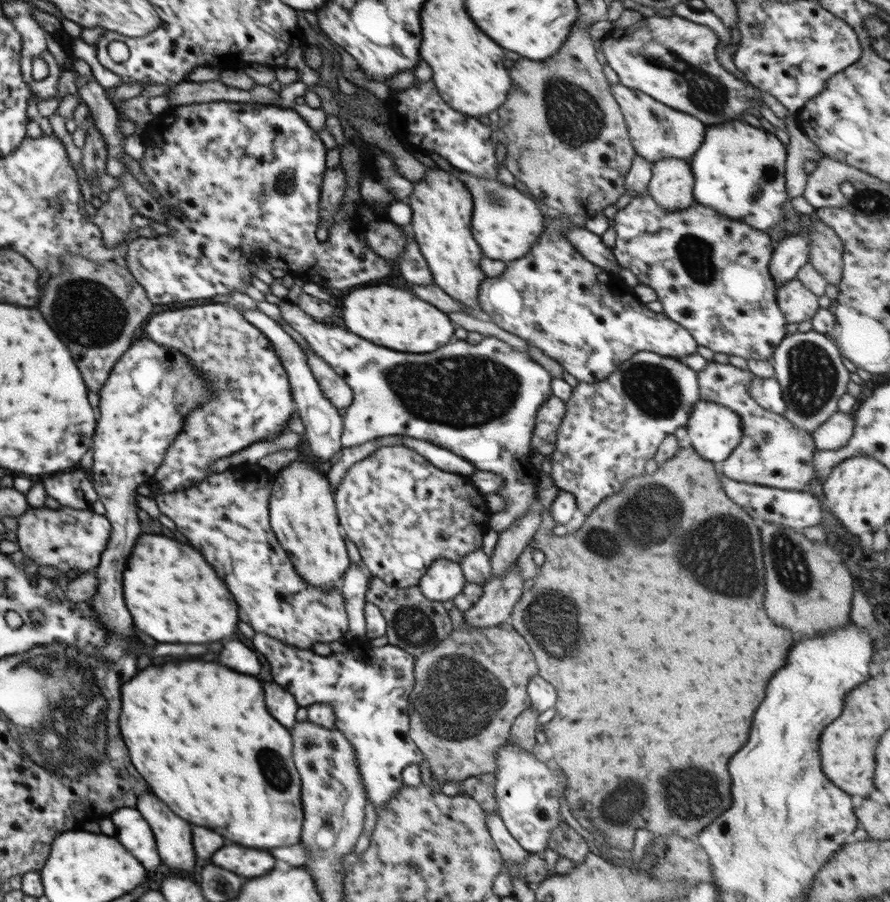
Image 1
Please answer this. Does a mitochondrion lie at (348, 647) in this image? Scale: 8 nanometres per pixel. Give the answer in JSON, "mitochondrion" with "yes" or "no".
{"mitochondrion":"no"}

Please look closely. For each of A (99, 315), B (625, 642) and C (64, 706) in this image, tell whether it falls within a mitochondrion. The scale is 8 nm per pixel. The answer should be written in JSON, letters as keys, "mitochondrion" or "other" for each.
{"A":"mitochondrion","B":"other","C":"mitochondrion"}

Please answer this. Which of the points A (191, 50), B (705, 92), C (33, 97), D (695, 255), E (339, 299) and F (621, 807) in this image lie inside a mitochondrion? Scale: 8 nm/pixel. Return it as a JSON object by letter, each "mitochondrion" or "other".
{"A":"other","B":"mitochondrion","C":"other","D":"mitochondrion","E":"other","F":"mitochondrion"}

